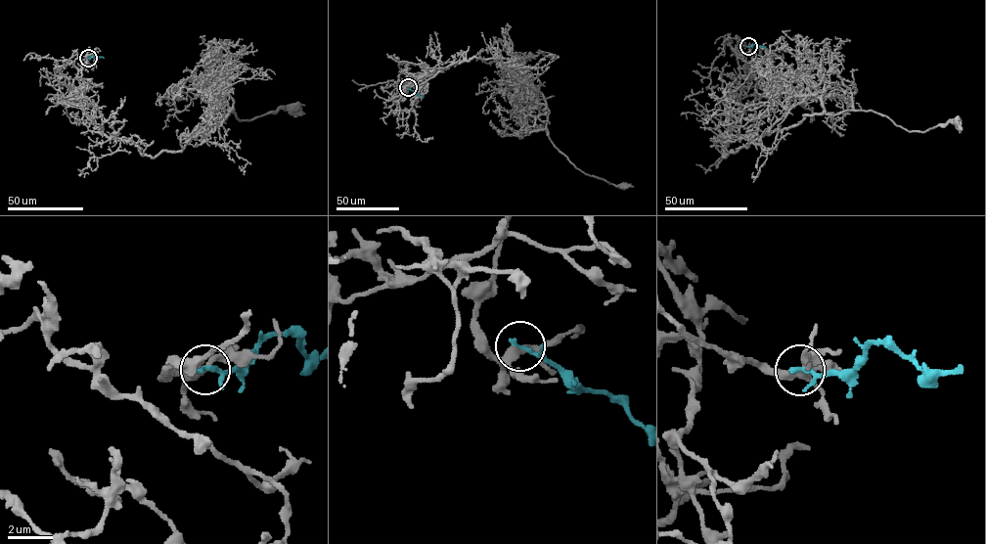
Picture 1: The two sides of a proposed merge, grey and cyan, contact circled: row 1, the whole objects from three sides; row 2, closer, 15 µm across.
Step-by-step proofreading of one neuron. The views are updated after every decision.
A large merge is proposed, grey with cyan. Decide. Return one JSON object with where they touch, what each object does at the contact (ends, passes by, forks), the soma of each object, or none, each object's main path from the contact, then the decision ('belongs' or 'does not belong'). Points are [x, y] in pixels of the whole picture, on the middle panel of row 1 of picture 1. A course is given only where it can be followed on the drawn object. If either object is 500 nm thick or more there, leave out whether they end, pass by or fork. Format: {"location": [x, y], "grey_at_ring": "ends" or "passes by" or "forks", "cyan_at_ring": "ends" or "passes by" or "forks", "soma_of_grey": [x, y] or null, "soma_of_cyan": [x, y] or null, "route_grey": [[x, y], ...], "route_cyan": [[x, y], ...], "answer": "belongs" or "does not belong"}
{"location": [408, 87], "grey_at_ring": "forks", "cyan_at_ring": "ends", "soma_of_grey": [623, 186], "soma_of_cyan": null, "route_grey": [[407, 88], [402, 62], [434, 74], [474, 57], [499, 58], [543, 95], [554, 146], [586, 173], [623, 186]], "route_cyan": [[407, 88], [424, 96]], "answer": "does not belong"}

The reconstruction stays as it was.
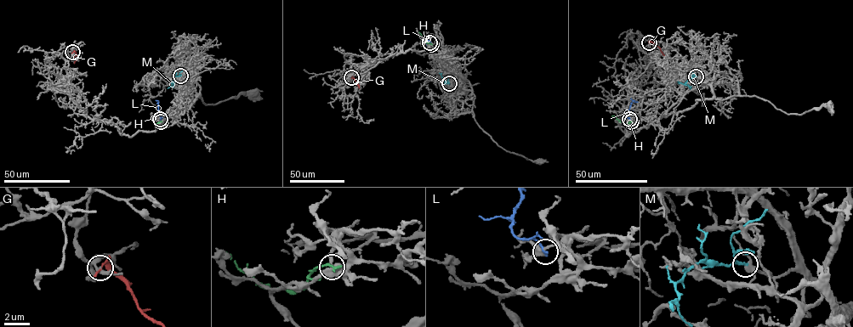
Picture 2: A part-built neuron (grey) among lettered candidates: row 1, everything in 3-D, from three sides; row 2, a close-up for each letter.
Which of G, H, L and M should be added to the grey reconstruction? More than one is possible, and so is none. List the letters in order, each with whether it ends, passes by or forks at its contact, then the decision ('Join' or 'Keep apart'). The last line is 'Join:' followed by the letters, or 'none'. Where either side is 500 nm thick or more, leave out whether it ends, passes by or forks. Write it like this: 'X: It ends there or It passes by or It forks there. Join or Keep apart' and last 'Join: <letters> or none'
G: It ends there. Keep apart
H: It ends there. Keep apart
L: It ends there. Keep apart
M: It ends there. Join
Join: M

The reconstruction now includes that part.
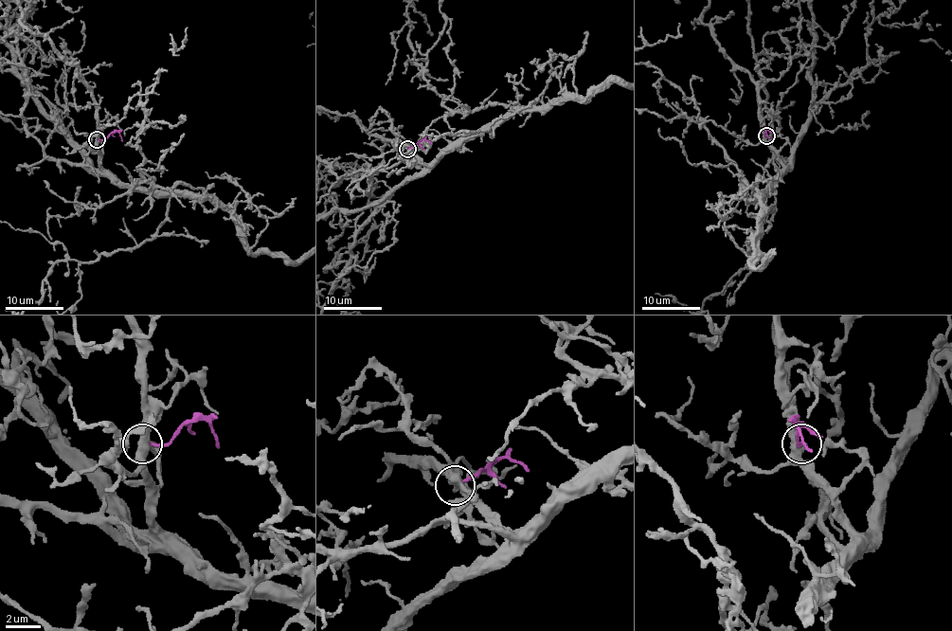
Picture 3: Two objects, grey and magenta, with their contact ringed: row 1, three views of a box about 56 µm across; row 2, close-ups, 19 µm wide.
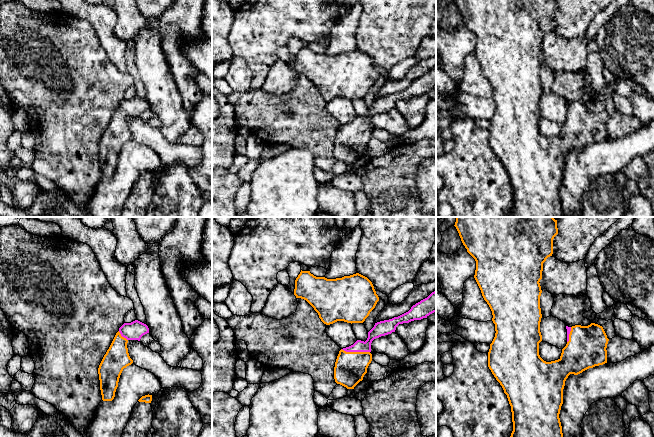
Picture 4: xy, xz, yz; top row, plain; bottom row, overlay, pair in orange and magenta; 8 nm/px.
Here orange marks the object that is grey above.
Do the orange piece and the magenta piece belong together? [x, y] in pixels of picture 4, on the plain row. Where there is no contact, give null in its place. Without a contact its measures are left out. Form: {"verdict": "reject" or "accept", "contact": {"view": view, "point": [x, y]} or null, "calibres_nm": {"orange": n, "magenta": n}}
{"verdict": "accept", "contact": {"view": "xz", "point": [355, 128]}, "calibres_nm": {"orange": 260, "magenta": 100}}

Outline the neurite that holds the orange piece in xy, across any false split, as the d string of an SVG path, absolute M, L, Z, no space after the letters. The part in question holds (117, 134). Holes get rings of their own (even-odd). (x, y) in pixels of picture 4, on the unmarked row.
M138 96L124 99L119 104L98 144L103 177L114 175L123 145L133 139L128 129L128 117L140 117L141 113L147 109L149 109L148 102Z

